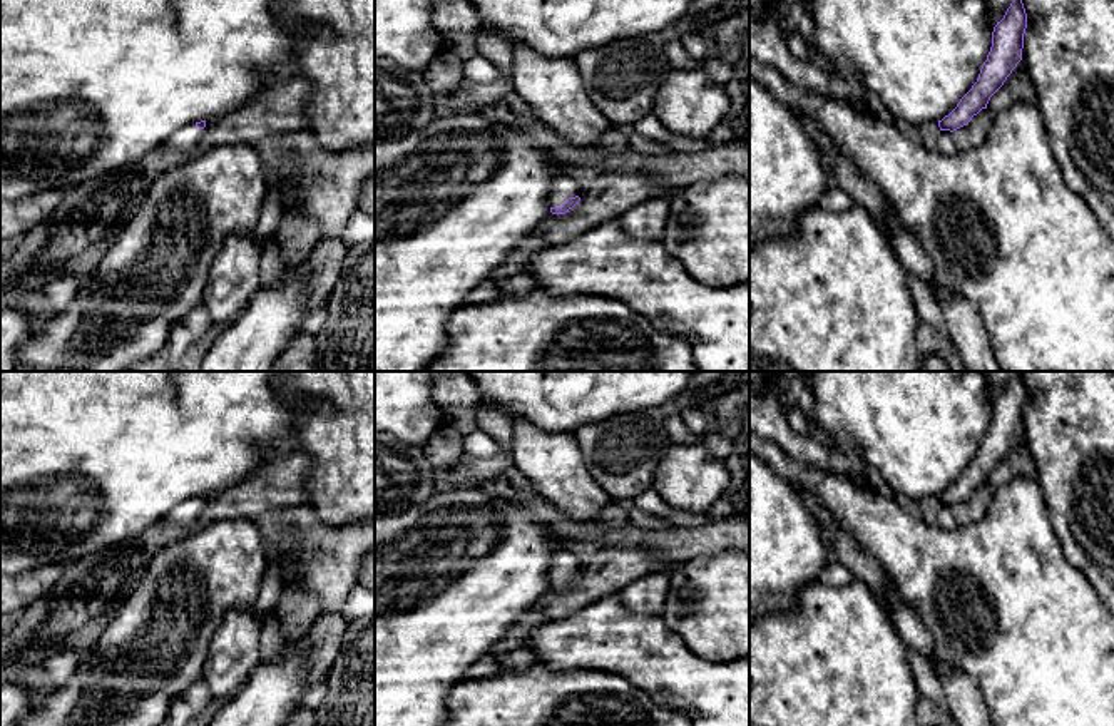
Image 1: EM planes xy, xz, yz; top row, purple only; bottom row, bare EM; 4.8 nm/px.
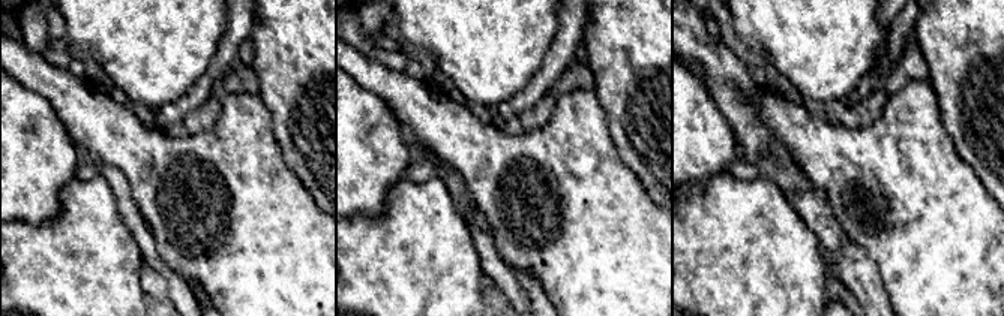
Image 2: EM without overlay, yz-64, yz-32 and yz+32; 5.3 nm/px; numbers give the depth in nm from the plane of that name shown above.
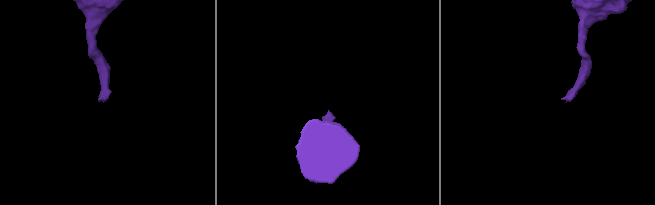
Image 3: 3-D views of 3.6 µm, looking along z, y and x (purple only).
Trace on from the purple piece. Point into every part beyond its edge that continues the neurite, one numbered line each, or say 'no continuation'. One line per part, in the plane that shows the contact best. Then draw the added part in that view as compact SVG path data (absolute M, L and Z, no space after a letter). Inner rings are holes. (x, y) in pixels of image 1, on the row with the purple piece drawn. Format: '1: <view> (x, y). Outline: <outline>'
1: xz (562, 188). Outline: M559 174L550 187L550 207L562 207L569 197L579 196L577 182L567 174Z

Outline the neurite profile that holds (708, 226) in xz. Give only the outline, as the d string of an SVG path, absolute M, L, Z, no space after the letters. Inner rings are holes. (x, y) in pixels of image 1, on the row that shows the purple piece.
M729 174L676 191L659 243L709 288L749 283L749 179Z

